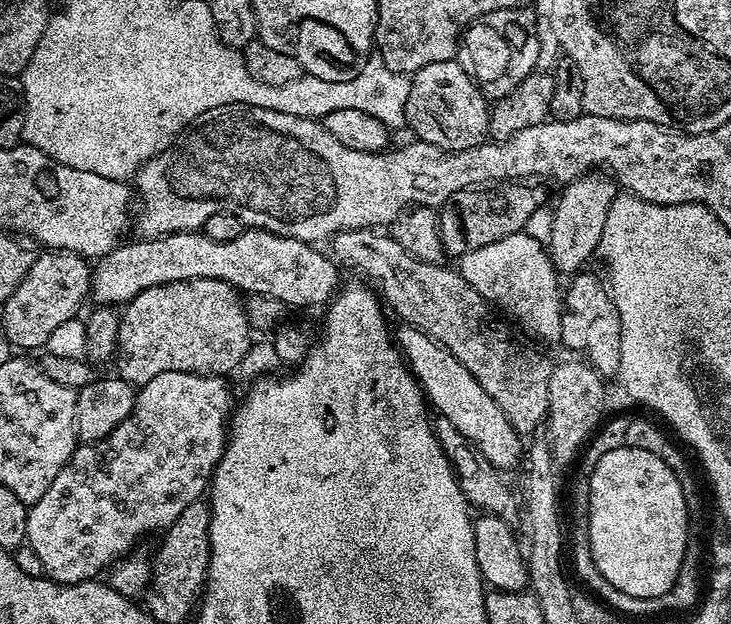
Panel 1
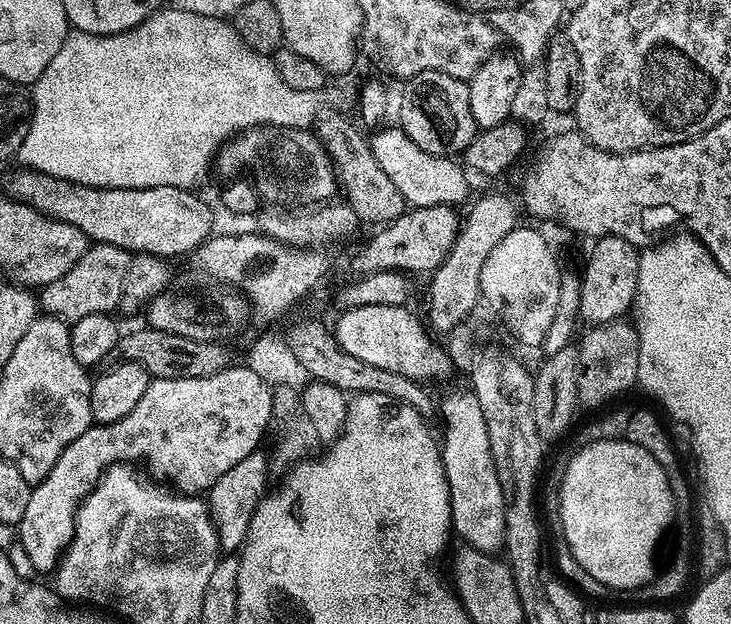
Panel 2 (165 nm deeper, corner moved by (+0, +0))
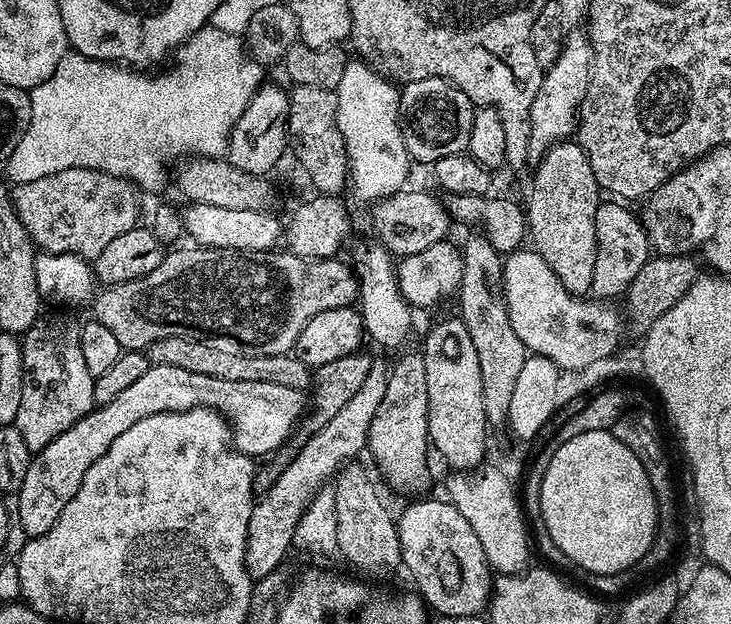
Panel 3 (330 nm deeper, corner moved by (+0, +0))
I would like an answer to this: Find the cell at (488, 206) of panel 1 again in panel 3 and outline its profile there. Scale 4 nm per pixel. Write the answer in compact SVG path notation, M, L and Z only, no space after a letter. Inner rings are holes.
M187 247L172 250L177 252L169 251L164 261L150 270L150 274L125 284L107 285L104 293L101 291L95 297L91 315L113 332L121 349L147 350L151 344L167 336L199 334L229 336L245 348L262 354L291 353L298 342L298 334L306 330L306 322L310 322L310 318L322 314L322 310L355 305L360 294L357 273L353 269L351 272L340 258L310 260L287 250L235 252L221 248Z

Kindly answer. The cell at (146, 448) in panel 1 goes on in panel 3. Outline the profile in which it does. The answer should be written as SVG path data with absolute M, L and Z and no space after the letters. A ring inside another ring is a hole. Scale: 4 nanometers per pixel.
M154 364L148 367L146 374L138 378L138 382L131 384L114 402L93 407L66 434L58 434L50 446L46 446L40 452L35 453L29 462L29 469L26 470L26 478L22 481L22 486L15 493L14 516L20 522L25 537L41 536L58 522L58 514L66 510L66 502L78 494L78 486L82 486L82 478L86 478L86 470L114 446L114 441L126 434L134 422L142 422L142 418L153 416L159 412L185 412L191 408L213 408L215 412L223 414L230 421L230 431L232 434L232 447L235 451L241 452L244 456L259 458L267 452L276 452L295 433L302 417L306 412L306 396L301 389L290 386L278 386L275 382L230 382L226 378L210 378L206 374L194 374L194 370L181 370L178 366L162 366Z

